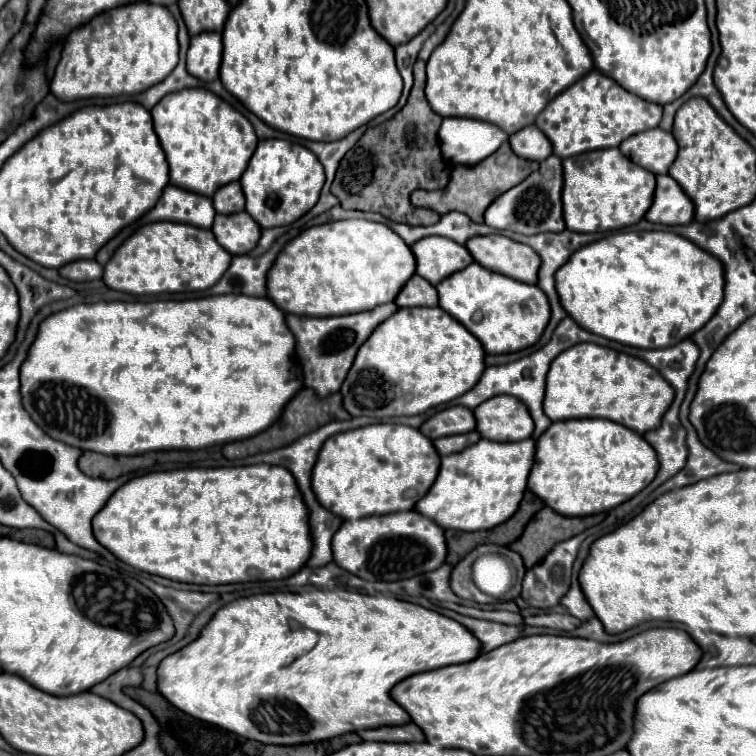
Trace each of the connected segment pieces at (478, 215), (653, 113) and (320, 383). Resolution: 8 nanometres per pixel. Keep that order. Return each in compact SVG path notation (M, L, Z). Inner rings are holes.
M502 143L500 149L496 153L492 153L488 159L484 159L482 163L474 165L474 167L464 167L464 165L456 165L452 169L450 175L450 183L446 185L446 189L440 191L414 191L410 195L410 201L416 207L428 207L440 215L450 213L450 211L460 211L464 215L468 215L474 223L484 223L484 211L486 207L504 191L512 189L514 185L518 185L520 181L524 181L532 171L538 169L536 161L526 161L518 155L512 153L508 143Z
M590 71L572 87L556 95L548 107L536 117L536 127L550 139L554 153L560 159L580 155L594 149L618 147L630 135L654 129L662 119L662 105L648 103L626 89L614 79L608 79L600 71Z
M384 303L384 305L378 305L372 311L340 315L340 317L288 315L286 321L288 321L288 327L292 329L292 333L296 337L296 357L302 363L304 377L306 377L306 387L314 389L320 397L326 397L326 395L332 395L332 393L340 391L360 345L370 337L370 333L382 321L386 321L396 311L398 311L396 303Z

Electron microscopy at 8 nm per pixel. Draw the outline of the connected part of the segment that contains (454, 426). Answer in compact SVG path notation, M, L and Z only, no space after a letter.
M462 405L438 411L434 417L430 417L420 427L420 431L432 441L440 439L440 437L448 437L448 435L468 433L468 431L474 431L474 429L476 429L474 413L468 407L462 407Z

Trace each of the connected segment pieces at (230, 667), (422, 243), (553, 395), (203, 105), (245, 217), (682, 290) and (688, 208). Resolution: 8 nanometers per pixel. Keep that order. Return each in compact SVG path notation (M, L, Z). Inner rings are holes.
M320 589L302 591L302 593L262 593L262 595L242 597L242 599L228 603L212 617L212 621L202 629L202 635L194 643L190 643L182 651L166 657L158 667L158 691L180 711L184 711L200 721L224 727L240 737L254 739L254 741L268 743L268 745L302 745L302 743L326 741L332 737L340 737L344 733L356 733L356 731L364 731L364 729L372 729L372 727L408 723L410 721L408 711L404 711L404 707L400 707L390 697L390 689L410 675L440 669L446 665L472 661L474 657L480 655L480 651L482 651L482 647L480 647L478 639L458 621L444 617L436 611L430 611L426 607L420 607L420 605L414 605L408 601L400 601L396 597L364 595L364 593L356 593L356 591L320 591Z
M424 237L412 245L412 253L418 261L416 273L432 285L474 263L474 257L464 245L446 237Z
M580 343L562 351L552 361L544 411L552 421L602 417L626 425L636 433L646 433L660 425L664 411L672 405L672 399L672 385L646 361L596 343Z
M182 89L166 95L152 111L154 131L166 153L170 185L212 197L224 183L238 181L258 145L250 121L206 89Z
M242 211L234 215L216 215L212 233L230 255L246 255L256 247L262 229L246 211Z
M630 231L604 237L578 249L556 273L560 303L580 327L642 349L670 347L702 329L724 301L724 283L720 259L670 231Z
M656 175L654 203L646 213L652 223L686 225L694 219L694 205L670 175Z

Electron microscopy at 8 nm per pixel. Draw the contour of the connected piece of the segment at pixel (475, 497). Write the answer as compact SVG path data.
M480 439L462 453L442 457L440 473L430 491L416 503L416 511L428 515L444 529L482 531L508 521L522 501L528 475L534 465L536 441L524 439L516 443L498 443Z

